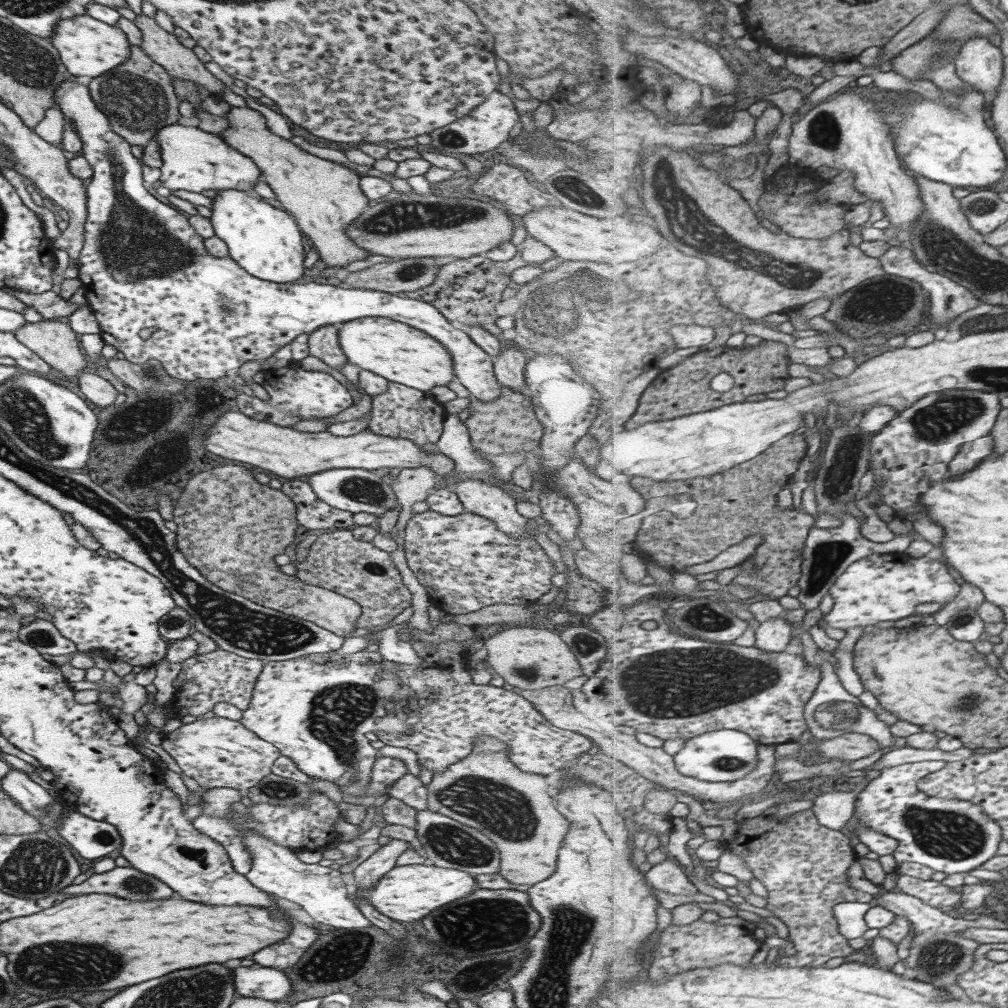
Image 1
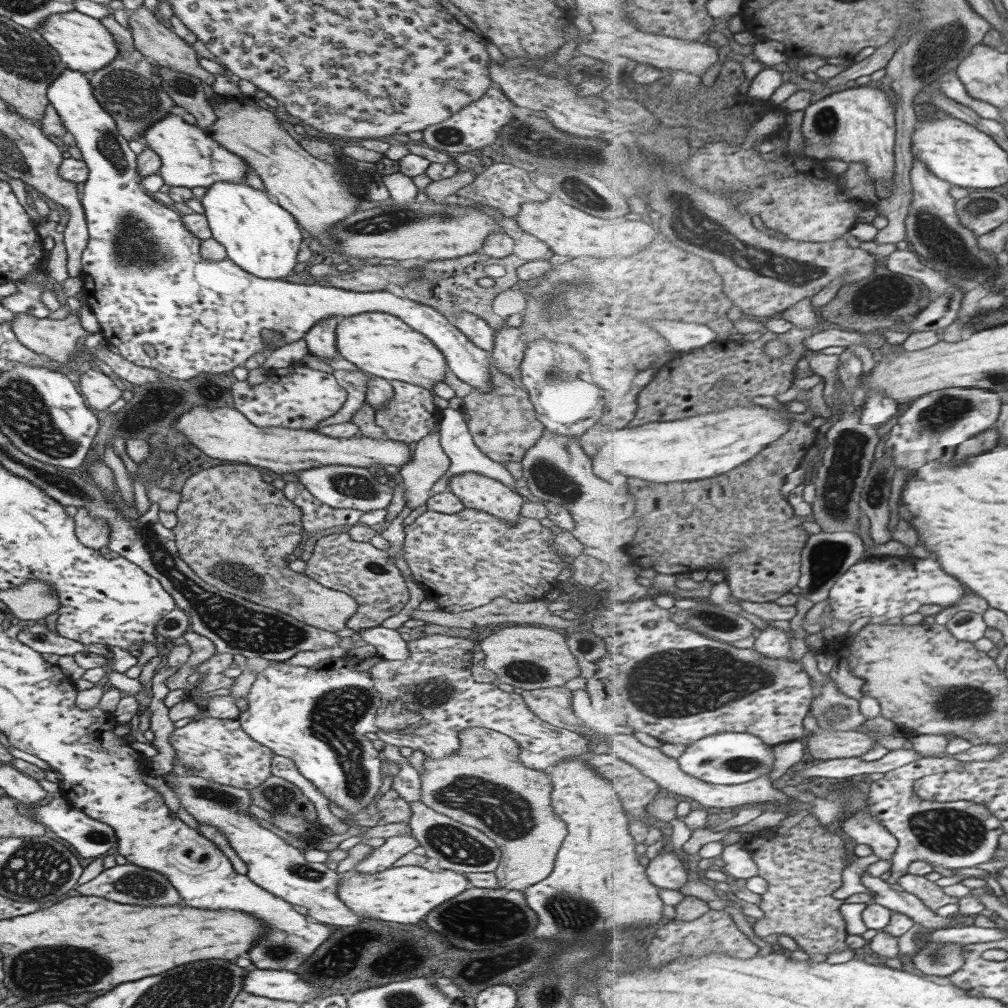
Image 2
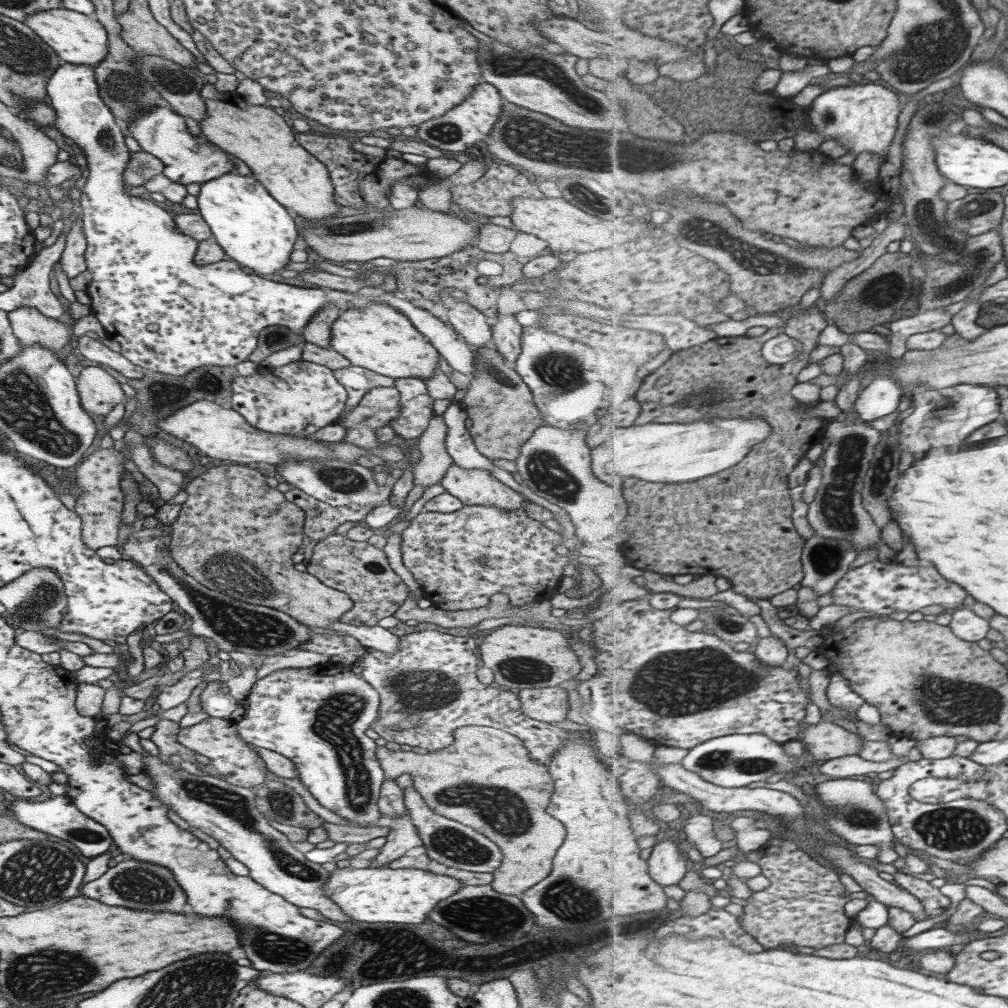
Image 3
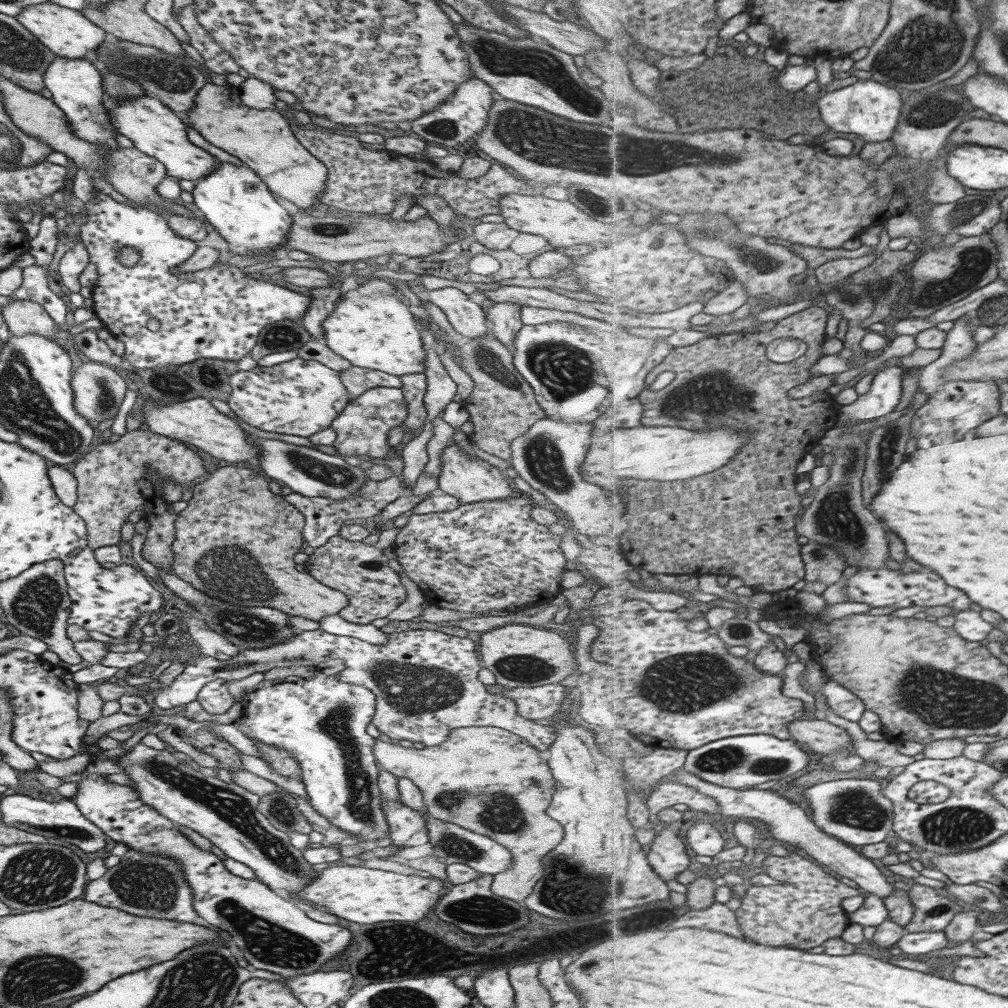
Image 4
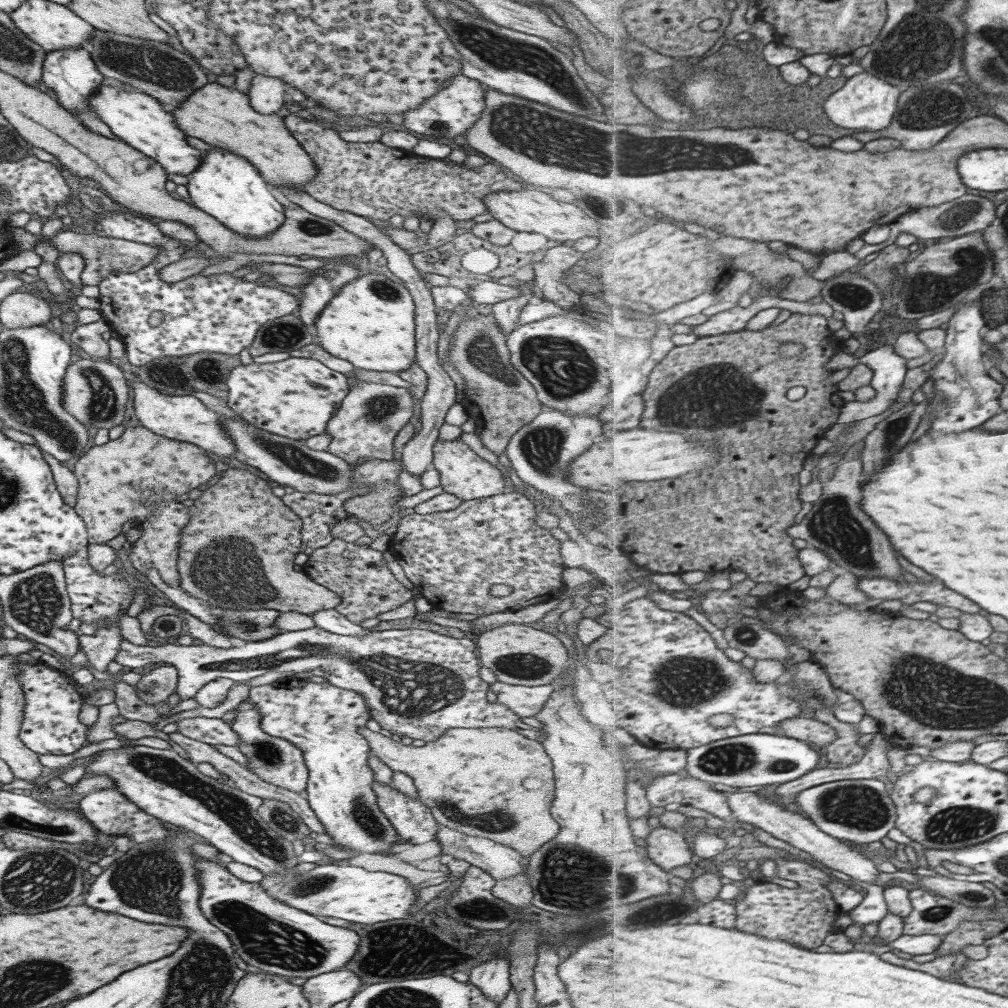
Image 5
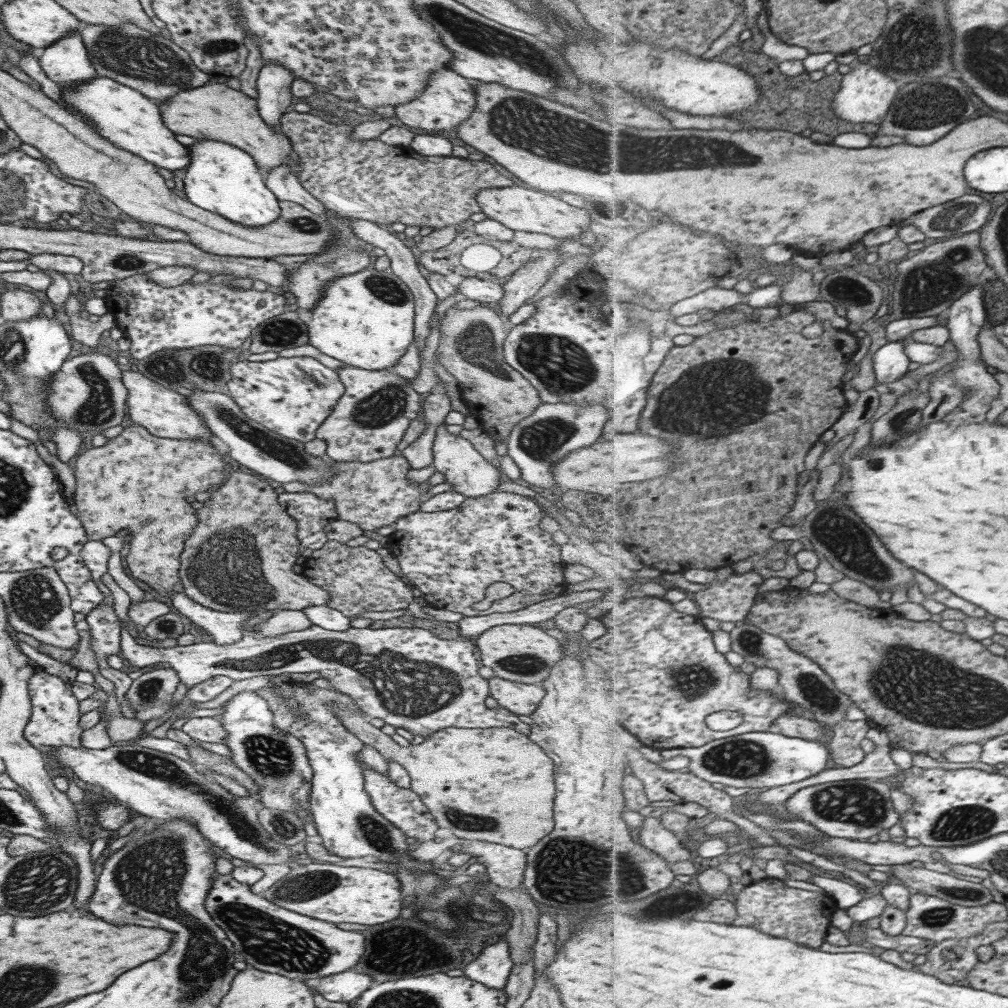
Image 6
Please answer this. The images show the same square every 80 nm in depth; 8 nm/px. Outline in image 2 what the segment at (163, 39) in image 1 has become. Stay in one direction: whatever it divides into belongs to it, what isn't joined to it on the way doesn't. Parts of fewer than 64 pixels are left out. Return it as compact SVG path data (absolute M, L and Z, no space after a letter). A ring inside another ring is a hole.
M143 3L132 11L128 12L127 22L132 38L133 48L151 60L157 66L169 67L171 70L184 72L191 76L197 77L205 84L216 82L214 75L205 71L197 63L197 54L184 40L181 40L172 29L165 28L154 16L153 13L143 5Z

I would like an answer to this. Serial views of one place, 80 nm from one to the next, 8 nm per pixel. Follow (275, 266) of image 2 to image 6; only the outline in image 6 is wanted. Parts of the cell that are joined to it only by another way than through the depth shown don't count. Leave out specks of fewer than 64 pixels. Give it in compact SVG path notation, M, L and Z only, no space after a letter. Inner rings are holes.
M201 140L186 148L189 166L183 174L182 190L191 204L243 226L263 226L278 217L278 200L265 186L264 175L249 154L217 140Z

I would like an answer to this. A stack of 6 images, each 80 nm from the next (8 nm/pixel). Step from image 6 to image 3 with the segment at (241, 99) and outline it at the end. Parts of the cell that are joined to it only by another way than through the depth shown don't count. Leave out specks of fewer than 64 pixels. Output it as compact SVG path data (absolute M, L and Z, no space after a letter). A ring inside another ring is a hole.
M209 83L201 87L200 96L205 103L205 115L207 115L198 122L201 136L215 148L243 161L251 171L252 177L263 185L281 206L293 209L297 215L309 220L310 223L316 223L337 212L339 205L333 200L333 187L326 167L295 142L293 129L285 117L275 114L274 110L268 106L247 105L235 93L225 95L215 90Z

